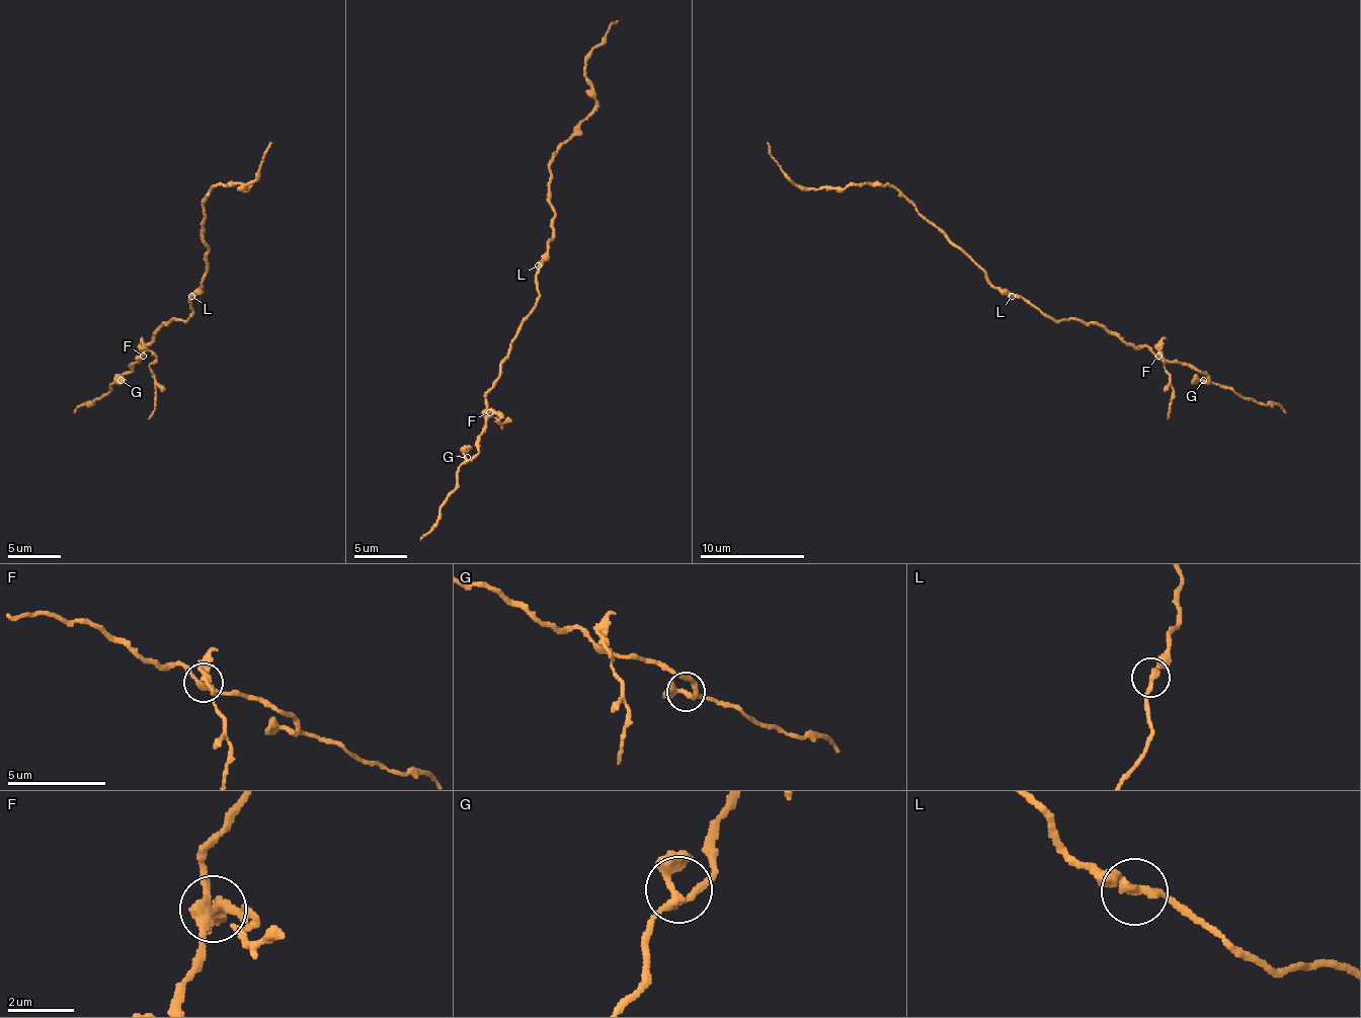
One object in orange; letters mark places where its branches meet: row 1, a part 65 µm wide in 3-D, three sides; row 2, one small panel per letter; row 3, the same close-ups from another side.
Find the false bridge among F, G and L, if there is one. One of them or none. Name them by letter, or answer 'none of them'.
F

